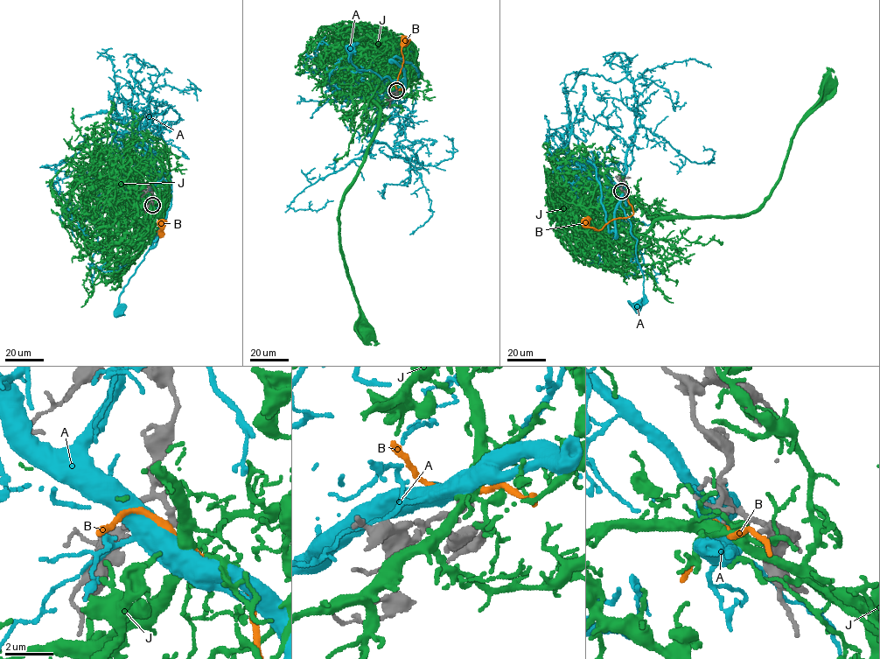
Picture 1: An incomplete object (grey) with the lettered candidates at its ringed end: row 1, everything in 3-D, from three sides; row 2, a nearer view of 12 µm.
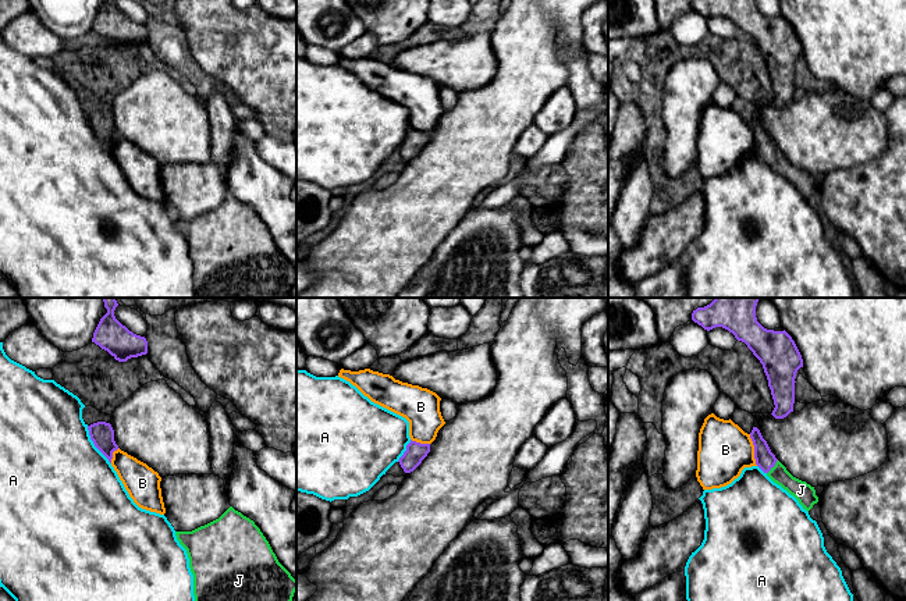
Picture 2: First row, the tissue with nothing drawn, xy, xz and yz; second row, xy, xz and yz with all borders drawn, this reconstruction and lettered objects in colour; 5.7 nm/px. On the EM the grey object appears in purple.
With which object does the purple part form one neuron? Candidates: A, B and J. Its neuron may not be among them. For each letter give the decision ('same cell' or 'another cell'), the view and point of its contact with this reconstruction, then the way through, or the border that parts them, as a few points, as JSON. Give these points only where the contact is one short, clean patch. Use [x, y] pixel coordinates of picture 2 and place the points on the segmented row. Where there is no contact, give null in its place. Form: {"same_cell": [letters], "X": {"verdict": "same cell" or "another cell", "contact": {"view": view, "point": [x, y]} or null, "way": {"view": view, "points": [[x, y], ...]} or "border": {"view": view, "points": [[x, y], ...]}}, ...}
{"same_cell": ["J"], "A": {"verdict": "another cell", "contact": {"view": "xy", "point": [95, 445]}, "border": {"view": "xy", "points": [[86, 426], [93, 445], [110, 463]]}}, "B": {"verdict": "another cell", "contact": {"view": "yz", "point": [754, 450]}, "border": {"view": "yz", "points": [[749, 434], [753, 443], [753, 458], [757, 465]]}}, "J": {"verdict": "same cell", "contact": {"view": "yz", "point": [774, 465]}, "way": {"view": "yz", "points": [[764, 458], [774, 465], [800, 490]]}}}

